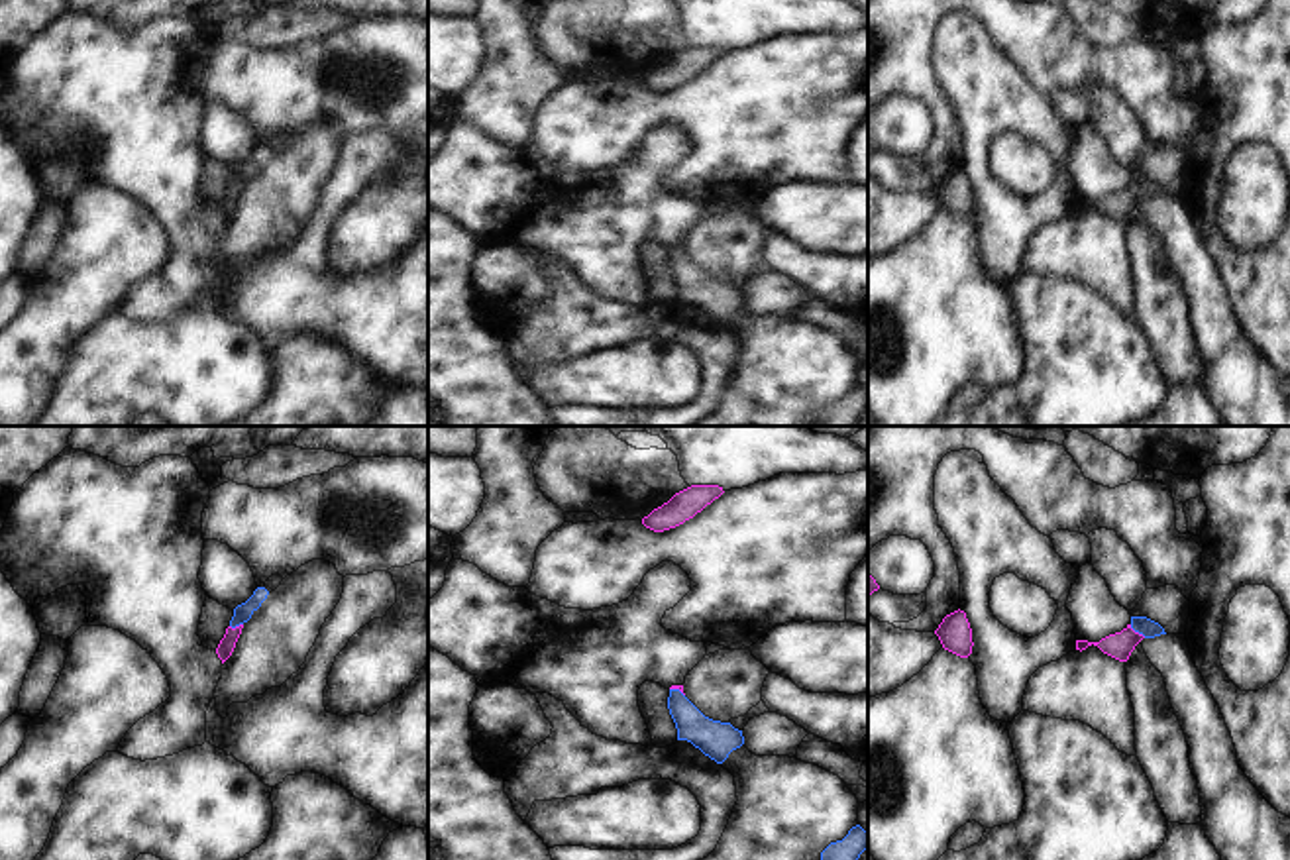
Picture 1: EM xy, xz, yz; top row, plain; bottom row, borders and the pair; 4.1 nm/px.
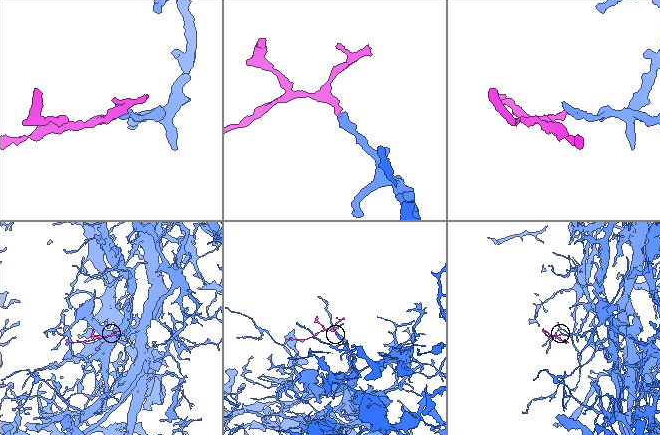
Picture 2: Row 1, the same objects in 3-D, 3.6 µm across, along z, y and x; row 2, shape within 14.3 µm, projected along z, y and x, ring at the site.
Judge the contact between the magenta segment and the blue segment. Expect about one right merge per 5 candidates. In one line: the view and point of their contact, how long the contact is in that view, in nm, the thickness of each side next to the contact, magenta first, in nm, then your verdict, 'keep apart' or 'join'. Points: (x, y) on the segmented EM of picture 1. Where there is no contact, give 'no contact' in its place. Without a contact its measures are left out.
meets magenta in yz at (1137, 633); contact 90 nm long; 110 nm thick on the magenta side, 80 nm on the other; join

